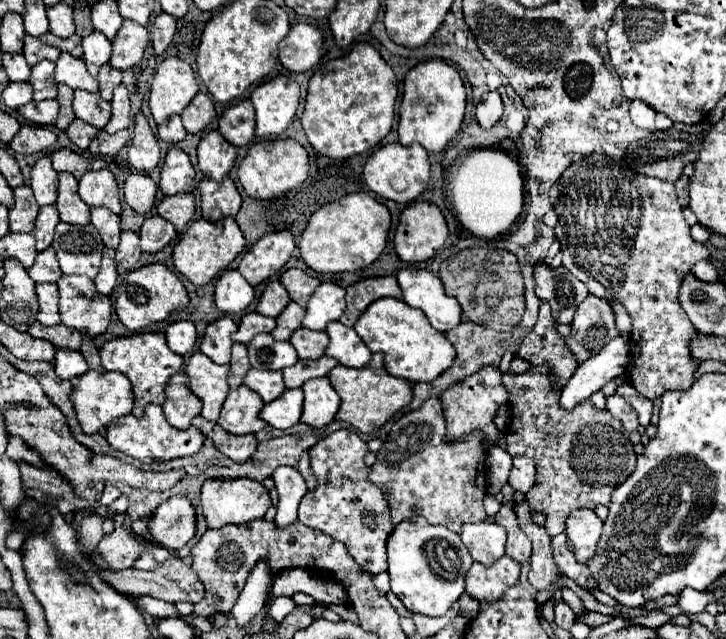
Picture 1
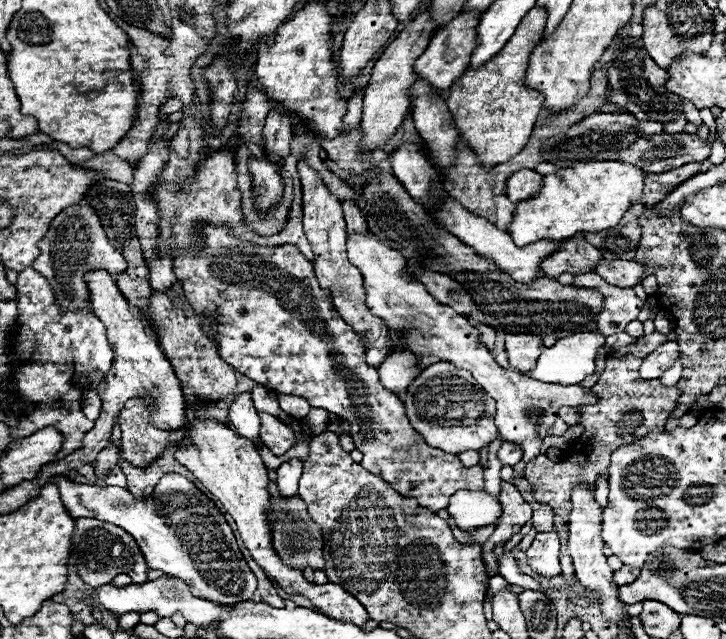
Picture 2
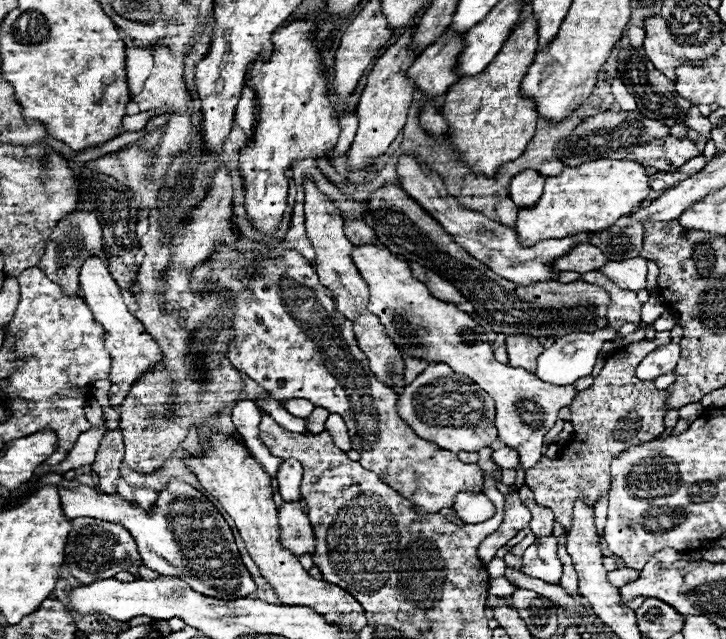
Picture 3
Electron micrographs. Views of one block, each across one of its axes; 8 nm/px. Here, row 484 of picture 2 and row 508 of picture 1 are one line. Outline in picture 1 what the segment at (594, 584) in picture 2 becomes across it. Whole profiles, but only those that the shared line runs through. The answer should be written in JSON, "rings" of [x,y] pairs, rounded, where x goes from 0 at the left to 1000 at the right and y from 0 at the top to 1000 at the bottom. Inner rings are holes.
{"rings":[[[796,795],[780,814],[780,839],[791,848],[793,876],[802,883],[818,870],[826,836],[829,814],[818,804],[818,798]]]}

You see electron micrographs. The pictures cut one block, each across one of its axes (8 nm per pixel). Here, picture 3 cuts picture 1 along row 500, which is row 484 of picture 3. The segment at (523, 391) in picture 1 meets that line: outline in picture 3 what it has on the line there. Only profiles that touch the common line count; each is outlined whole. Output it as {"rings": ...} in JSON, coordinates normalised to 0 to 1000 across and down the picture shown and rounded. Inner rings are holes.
{"rings":[[[904,520],[901,532],[884,532],[848,548],[818,592],[815,607],[796,613],[785,632],[788,664],[793,670],[791,689],[774,704],[771,717],[758,720],[747,714],[738,729],[725,736],[725,757],[736,770],[738,786],[758,795],[777,829],[785,829],[788,789],[796,776],[804,776],[807,786],[818,792],[824,776],[840,767],[840,723],[846,714],[865,698],[884,695],[915,676],[920,613],[906,610],[895,595],[879,595],[876,573],[893,551],[920,535],[923,520]]]}

